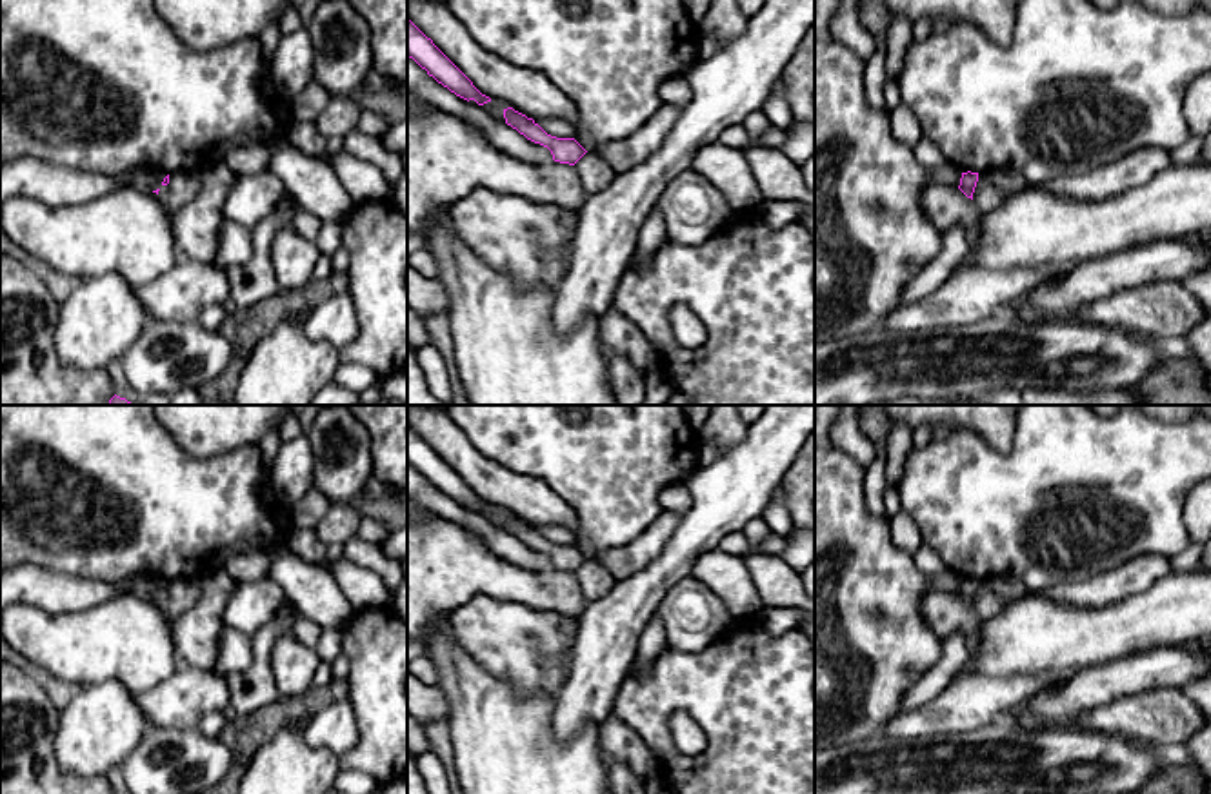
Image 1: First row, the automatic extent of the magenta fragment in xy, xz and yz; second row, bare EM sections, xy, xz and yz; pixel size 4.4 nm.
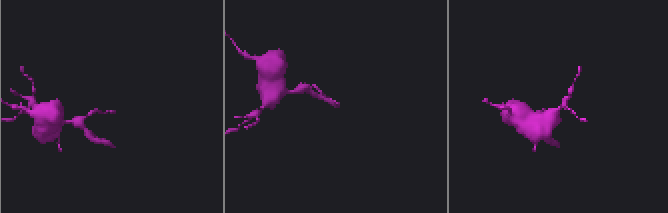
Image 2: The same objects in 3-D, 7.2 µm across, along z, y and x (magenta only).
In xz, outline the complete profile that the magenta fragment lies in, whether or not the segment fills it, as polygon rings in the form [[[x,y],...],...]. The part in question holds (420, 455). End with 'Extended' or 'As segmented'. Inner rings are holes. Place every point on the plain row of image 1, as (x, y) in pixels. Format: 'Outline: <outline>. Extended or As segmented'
Outline: [[[407,425],[407,463],[427,478],[438,491],[464,507],[478,512],[491,509],[473,489]]]. As segmented

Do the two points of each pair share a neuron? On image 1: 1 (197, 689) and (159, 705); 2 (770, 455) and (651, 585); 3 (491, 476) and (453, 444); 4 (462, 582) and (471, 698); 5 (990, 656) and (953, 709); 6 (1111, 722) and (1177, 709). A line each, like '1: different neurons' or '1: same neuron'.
1: same neuron
2: same neuron
3: same neuron
4: different neurons
5: different neurons
6: same neuron

